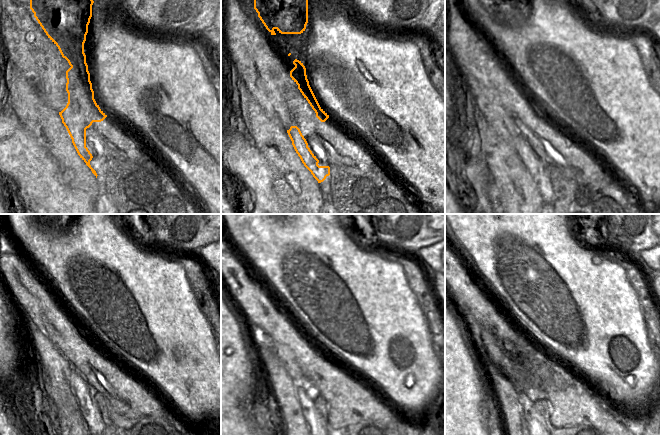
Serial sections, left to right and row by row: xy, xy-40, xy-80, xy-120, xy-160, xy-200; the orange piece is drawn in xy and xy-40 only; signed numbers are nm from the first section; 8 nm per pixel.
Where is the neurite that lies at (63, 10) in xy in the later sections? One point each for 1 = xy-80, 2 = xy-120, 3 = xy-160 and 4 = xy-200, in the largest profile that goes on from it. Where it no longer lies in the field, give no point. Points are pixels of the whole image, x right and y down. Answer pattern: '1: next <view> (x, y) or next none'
1: next xy-80 (529, 158)
2: next xy-120 (81, 389)
3: next xy-160 (306, 392)
4: next xy-200 (528, 398)

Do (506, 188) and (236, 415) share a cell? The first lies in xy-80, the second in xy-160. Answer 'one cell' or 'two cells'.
two cells

